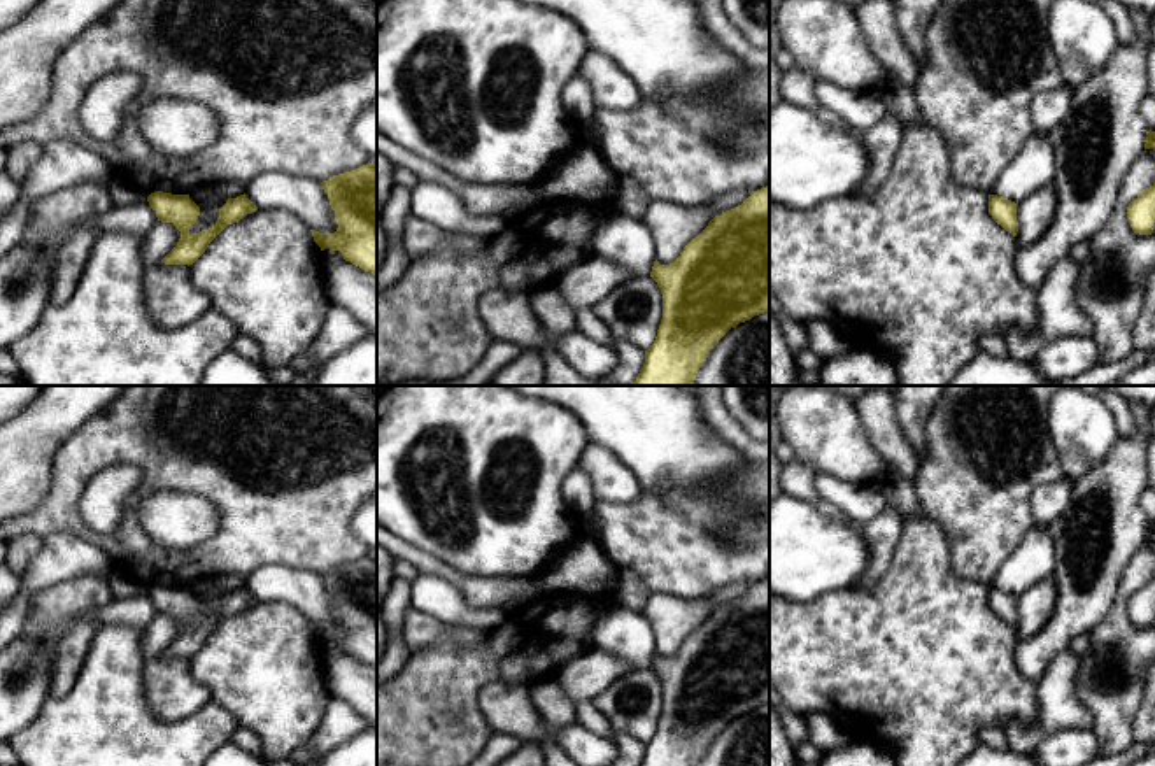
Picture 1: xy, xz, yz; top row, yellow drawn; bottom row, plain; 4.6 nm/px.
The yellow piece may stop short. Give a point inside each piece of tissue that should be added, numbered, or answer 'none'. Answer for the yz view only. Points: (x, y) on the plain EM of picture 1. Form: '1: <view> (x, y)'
none

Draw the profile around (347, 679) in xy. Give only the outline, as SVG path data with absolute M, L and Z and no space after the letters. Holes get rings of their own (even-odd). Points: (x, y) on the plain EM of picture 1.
M321 645L321 664L331 698L351 705L368 726L377 727L377 668L345 652L331 652Z

